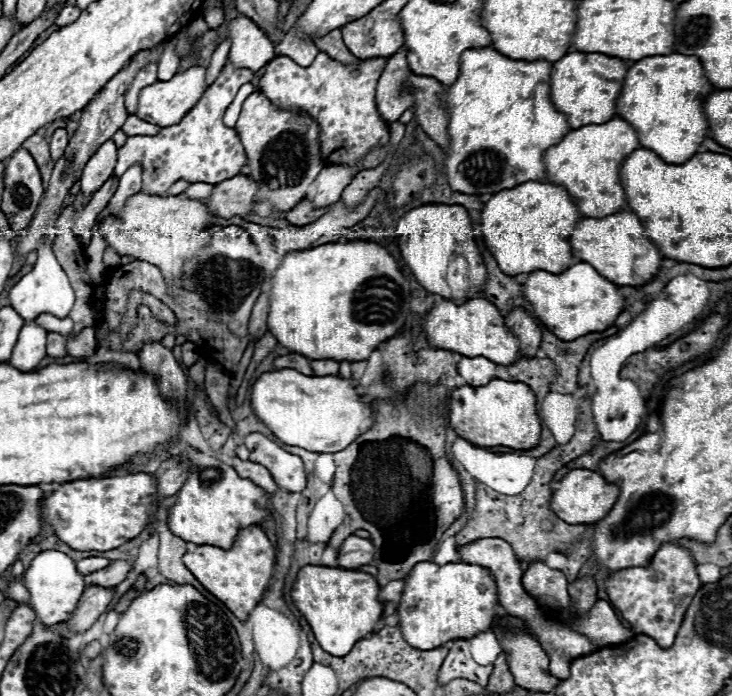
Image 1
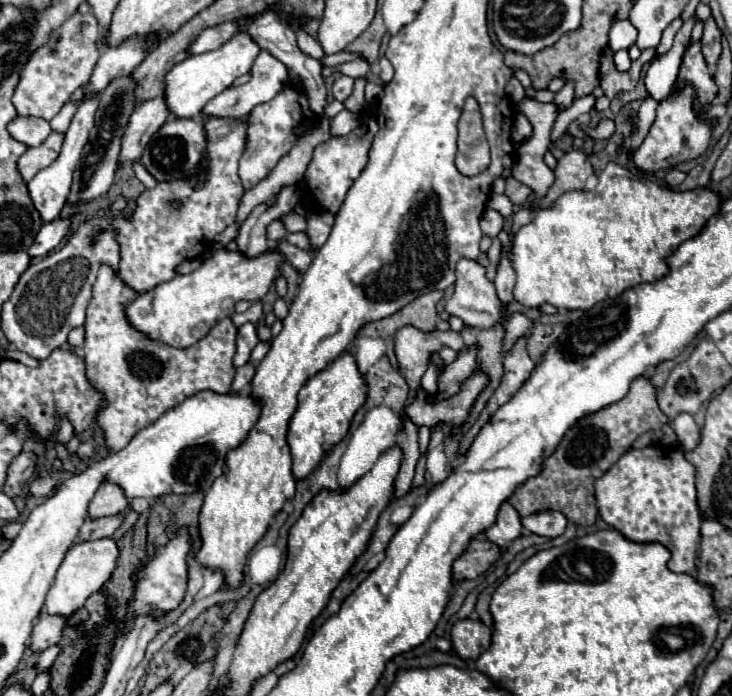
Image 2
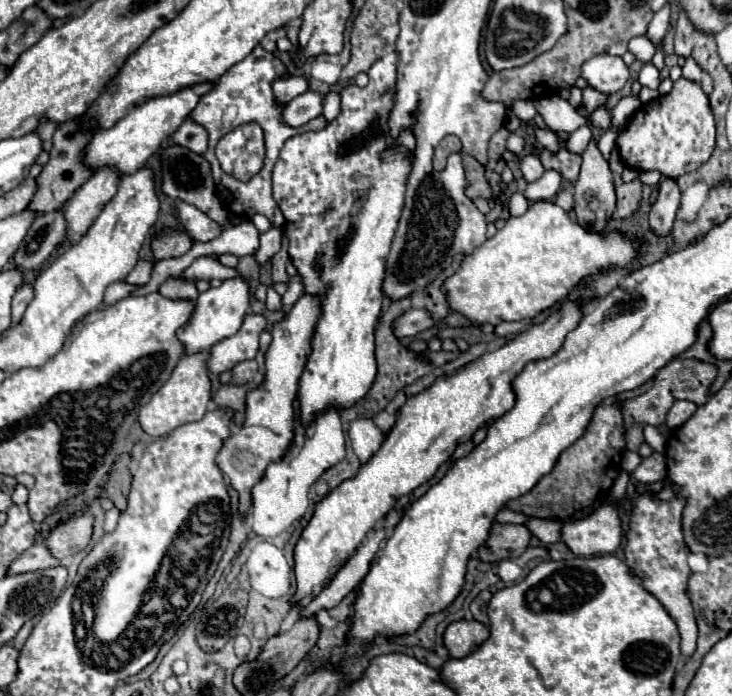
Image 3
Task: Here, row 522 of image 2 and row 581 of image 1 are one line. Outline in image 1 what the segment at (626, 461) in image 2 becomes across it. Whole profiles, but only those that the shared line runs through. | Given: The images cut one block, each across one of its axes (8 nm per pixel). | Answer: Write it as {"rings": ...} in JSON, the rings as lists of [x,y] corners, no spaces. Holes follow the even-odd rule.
{"rings":[[[662,544],[646,568],[618,570],[606,578],[606,592],[612,606],[622,614],[622,618],[636,634],[654,638],[660,648],[672,646],[684,612],[688,610],[700,586],[702,582],[696,574],[696,562],[692,560],[688,550],[676,544]]]}

